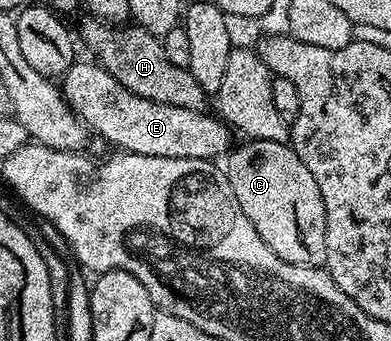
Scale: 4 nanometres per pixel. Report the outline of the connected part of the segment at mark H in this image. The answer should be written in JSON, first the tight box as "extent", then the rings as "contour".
{"extent":[81,16,207,110],"contour":[[[85,16],[81,22],[81,38],[90,50],[98,66],[101,66],[119,84],[123,84],[131,92],[143,96],[147,100],[155,100],[159,104],[171,104],[175,108],[191,108],[205,110],[207,95],[199,88],[199,80],[191,76],[184,66],[171,64],[167,60],[167,52],[163,52],[161,40],[136,24],[113,25],[102,22],[99,18]]]}

